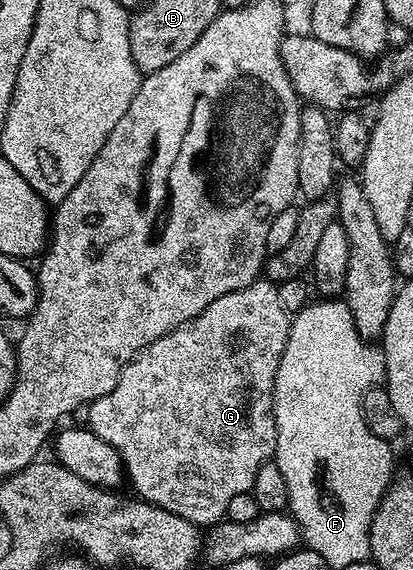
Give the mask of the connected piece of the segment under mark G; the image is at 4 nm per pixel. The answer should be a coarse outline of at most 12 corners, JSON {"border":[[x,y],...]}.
{"border":[[258,278],[87,405],[139,499],[221,523],[276,454]]}

